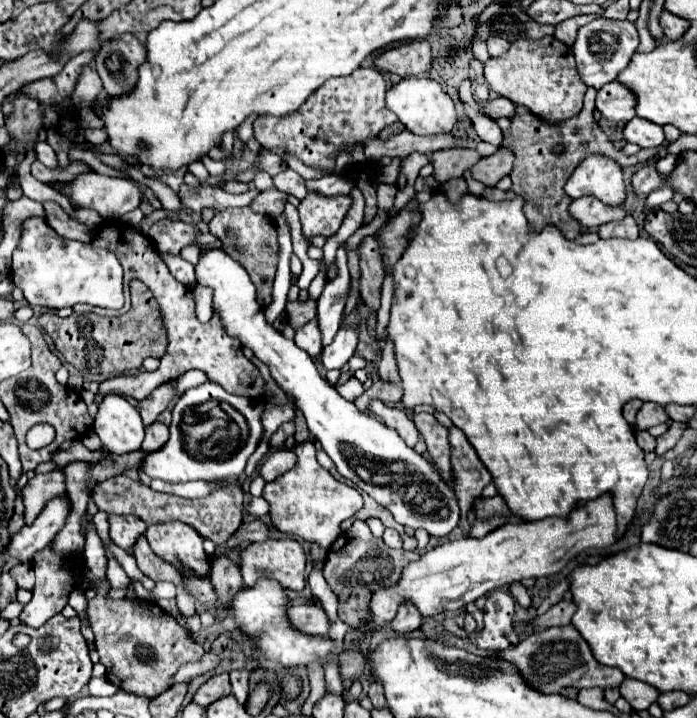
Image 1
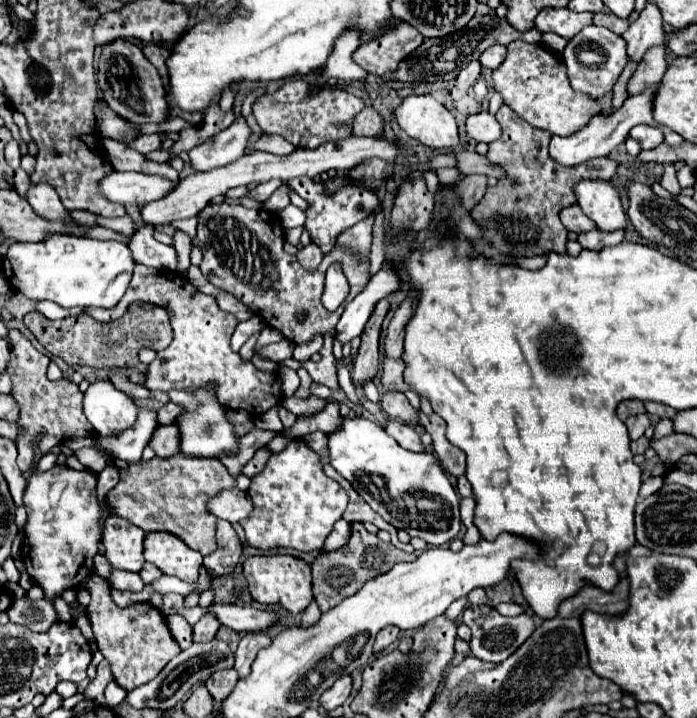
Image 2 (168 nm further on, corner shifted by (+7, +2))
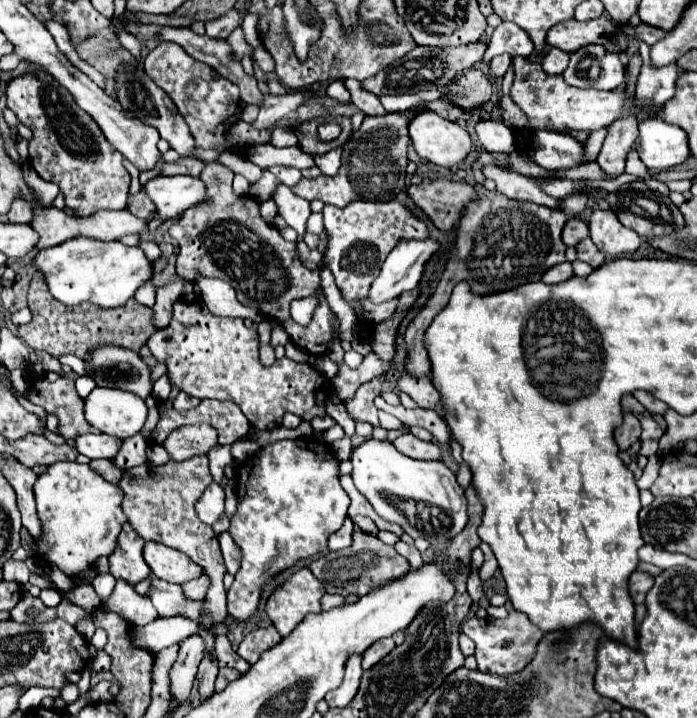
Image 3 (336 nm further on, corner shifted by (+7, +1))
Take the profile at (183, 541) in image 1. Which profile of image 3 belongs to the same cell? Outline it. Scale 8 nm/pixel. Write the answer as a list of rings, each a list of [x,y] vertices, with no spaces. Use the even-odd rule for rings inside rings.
[[[152,541],[144,545],[144,561],[156,577],[176,585],[202,575],[202,569],[192,559],[188,559],[188,555]]]

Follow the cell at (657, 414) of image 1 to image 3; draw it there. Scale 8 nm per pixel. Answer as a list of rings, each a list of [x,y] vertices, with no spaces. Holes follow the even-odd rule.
[[[622,413],[622,423],[614,429],[614,439],[620,451],[630,449],[640,439],[640,421],[632,413]]]

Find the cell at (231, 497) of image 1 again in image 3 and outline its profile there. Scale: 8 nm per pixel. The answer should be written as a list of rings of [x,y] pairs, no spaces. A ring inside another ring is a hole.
[[[192,457],[188,461],[168,461],[166,465],[140,465],[134,469],[126,469],[124,477],[120,481],[120,489],[124,491],[124,515],[128,517],[128,523],[138,531],[138,535],[144,541],[156,541],[166,547],[178,549],[186,553],[196,565],[202,567],[202,573],[210,577],[210,587],[204,597],[204,609],[202,617],[198,621],[198,635],[204,639],[204,659],[198,667],[198,681],[200,681],[200,695],[202,699],[208,699],[214,693],[214,681],[218,675],[218,663],[212,655],[214,651],[214,639],[212,633],[214,625],[226,623],[228,611],[226,611],[226,589],[224,589],[224,561],[222,551],[218,545],[218,537],[212,531],[212,527],[204,525],[194,511],[194,505],[198,497],[204,493],[204,489],[212,483],[212,477],[208,473],[208,457]]]

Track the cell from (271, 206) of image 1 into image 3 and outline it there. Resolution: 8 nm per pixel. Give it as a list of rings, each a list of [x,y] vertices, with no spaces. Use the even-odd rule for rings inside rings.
[[[432,101],[420,107],[414,107],[408,113],[386,113],[378,117],[366,117],[360,129],[352,135],[352,139],[342,149],[342,167],[336,175],[318,175],[314,179],[300,179],[292,191],[306,199],[320,199],[334,207],[346,207],[352,201],[392,201],[400,191],[406,189],[406,167],[408,167],[408,123],[416,117],[416,113],[430,109],[444,119],[458,121],[464,111],[456,109],[456,105],[448,105],[444,101]]]

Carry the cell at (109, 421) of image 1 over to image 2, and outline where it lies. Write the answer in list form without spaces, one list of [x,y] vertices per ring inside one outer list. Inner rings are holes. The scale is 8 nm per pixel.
[[[98,380],[84,394],[84,414],[98,436],[112,438],[136,422],[138,406],[112,382]]]

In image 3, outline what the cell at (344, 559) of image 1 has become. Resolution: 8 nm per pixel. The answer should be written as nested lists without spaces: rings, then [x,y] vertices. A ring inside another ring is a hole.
[[[354,527],[354,543],[348,549],[330,551],[324,557],[316,559],[310,565],[310,571],[314,573],[314,577],[318,577],[324,583],[326,593],[336,593],[336,595],[342,595],[342,597],[348,597],[348,595],[364,597],[372,589],[382,587],[388,581],[394,581],[394,579],[400,579],[402,575],[406,575],[408,573],[408,561],[402,555],[398,555],[394,547],[382,543],[374,535],[364,533],[360,527]],[[326,563],[352,563],[352,565],[344,565],[344,567],[338,567],[338,569],[336,567],[326,569]],[[362,563],[368,563],[368,565],[362,565]]]

